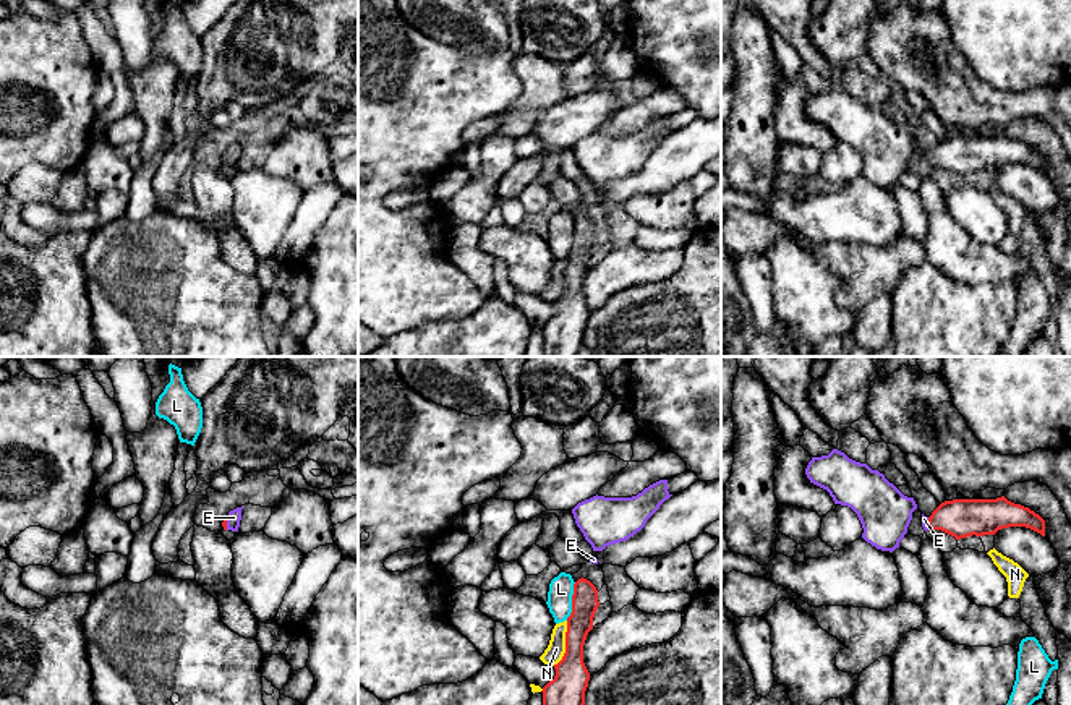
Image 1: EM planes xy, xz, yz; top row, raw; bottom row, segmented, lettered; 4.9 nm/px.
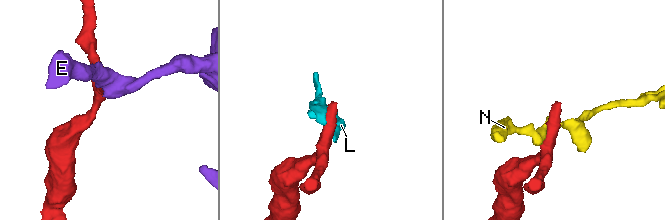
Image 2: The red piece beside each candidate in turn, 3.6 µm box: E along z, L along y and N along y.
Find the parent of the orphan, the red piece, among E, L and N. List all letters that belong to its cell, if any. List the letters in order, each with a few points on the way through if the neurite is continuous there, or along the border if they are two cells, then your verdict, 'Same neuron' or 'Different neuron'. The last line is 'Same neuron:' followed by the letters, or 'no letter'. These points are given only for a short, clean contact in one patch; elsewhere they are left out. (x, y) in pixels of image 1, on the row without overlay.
E: Path across: xy (224, 161), (226, 161), (234, 154). Same neuron
L: Boundary: xz (576, 219), (571, 252), (566, 256). Different neuron
N: Different neuron
Same neuron: E

